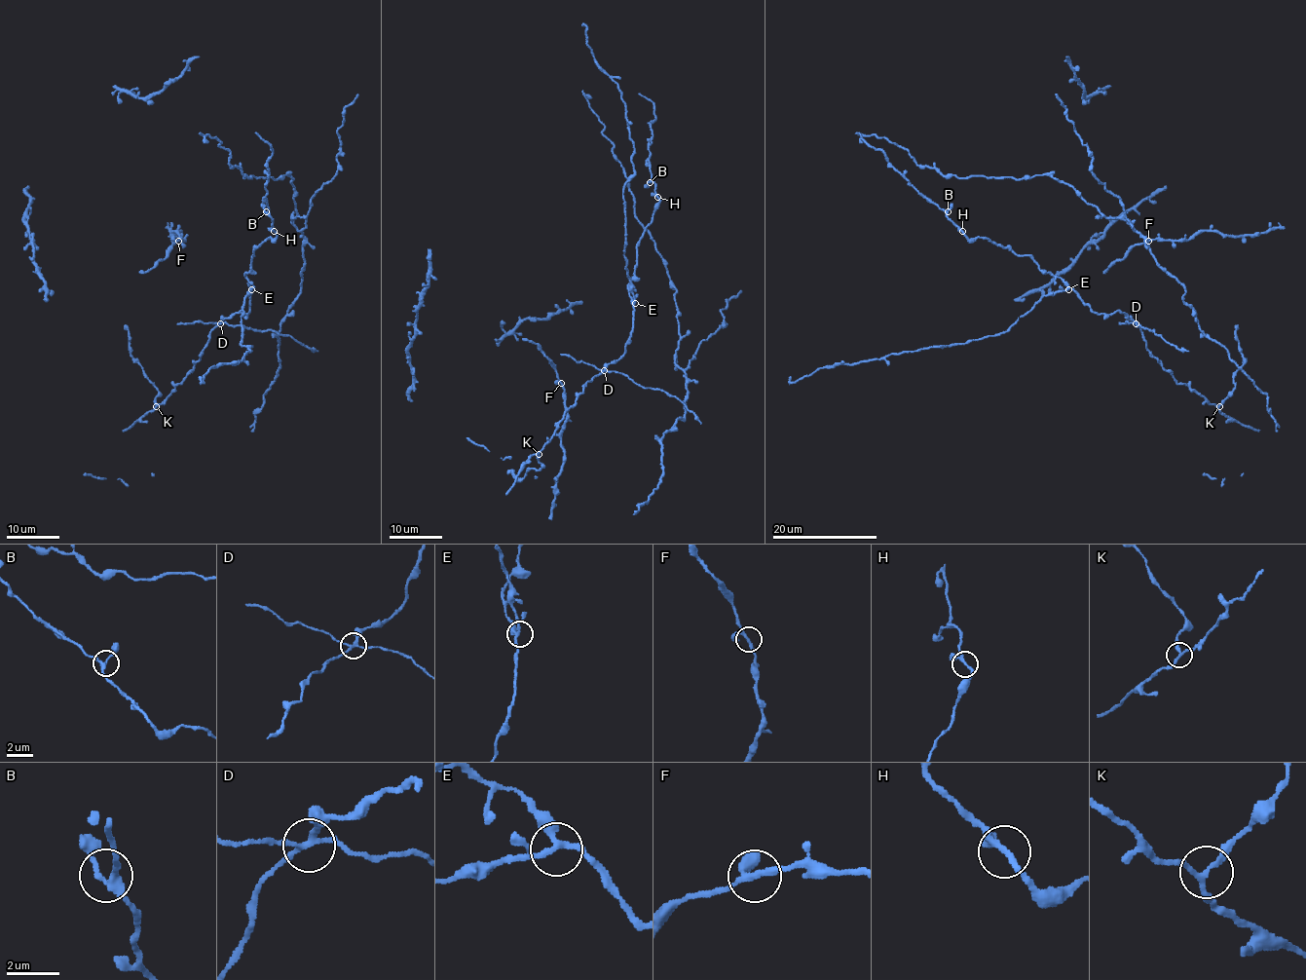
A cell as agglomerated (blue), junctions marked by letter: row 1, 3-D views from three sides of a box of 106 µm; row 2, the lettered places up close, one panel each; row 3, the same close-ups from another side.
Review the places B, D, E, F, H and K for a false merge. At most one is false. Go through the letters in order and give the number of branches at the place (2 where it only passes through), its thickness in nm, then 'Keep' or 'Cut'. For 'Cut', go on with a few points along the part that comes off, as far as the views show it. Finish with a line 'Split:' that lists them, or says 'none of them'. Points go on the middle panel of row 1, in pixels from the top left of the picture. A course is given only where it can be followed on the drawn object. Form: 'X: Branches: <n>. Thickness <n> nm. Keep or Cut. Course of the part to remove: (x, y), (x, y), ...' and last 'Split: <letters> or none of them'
B: Branches: 3. Thickness 240 nm. Keep
D: Branches: 4. Thickness 200 nm. Cut. Course of the part to remove: (603, 370), (625, 374), (644, 387), (676, 396), (700, 424)
E: Branches: 4. Thickness 200 nm. Keep
F: Branches: 3. Thickness 200 nm. Keep
H: Branches: 3. Thickness 200 nm. Keep
K: Branches: 3. Thickness 180 nm. Keep
Split: D

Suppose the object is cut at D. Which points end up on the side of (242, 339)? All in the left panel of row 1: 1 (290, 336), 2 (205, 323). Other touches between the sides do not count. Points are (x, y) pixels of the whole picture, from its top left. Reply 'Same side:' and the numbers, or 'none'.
Same side: none

